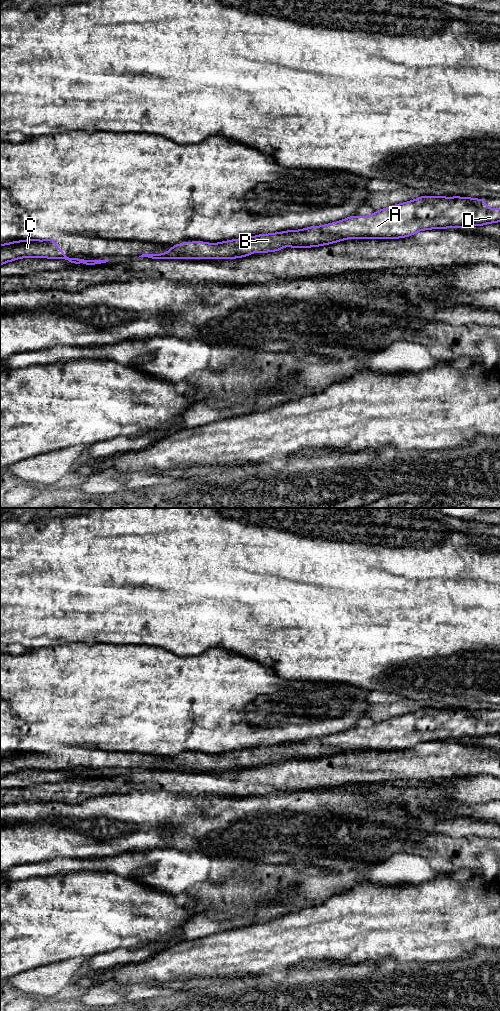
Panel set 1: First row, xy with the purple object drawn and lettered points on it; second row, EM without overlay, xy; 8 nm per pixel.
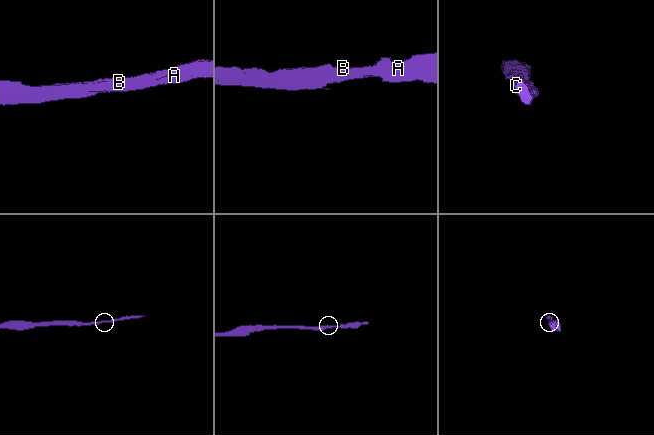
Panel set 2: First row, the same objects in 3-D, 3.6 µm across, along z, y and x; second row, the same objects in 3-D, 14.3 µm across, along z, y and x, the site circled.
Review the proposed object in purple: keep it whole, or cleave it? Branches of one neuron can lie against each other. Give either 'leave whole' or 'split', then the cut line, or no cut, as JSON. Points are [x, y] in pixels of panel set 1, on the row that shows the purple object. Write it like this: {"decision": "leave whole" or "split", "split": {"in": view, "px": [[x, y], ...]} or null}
{"decision": "leave whole", "split": null}

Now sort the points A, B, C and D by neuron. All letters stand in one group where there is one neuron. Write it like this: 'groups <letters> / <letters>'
groups A B C D

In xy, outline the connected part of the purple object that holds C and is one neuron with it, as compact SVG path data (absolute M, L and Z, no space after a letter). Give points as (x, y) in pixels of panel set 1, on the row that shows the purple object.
M56 238L38 240L27 239L0 244L0 266L21 258L48 258L68 260L69 264L95 265L106 263L109 260L92 260L72 258L64 254L60 247L56 246Z

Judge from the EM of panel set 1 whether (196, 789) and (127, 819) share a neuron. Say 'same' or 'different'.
different

